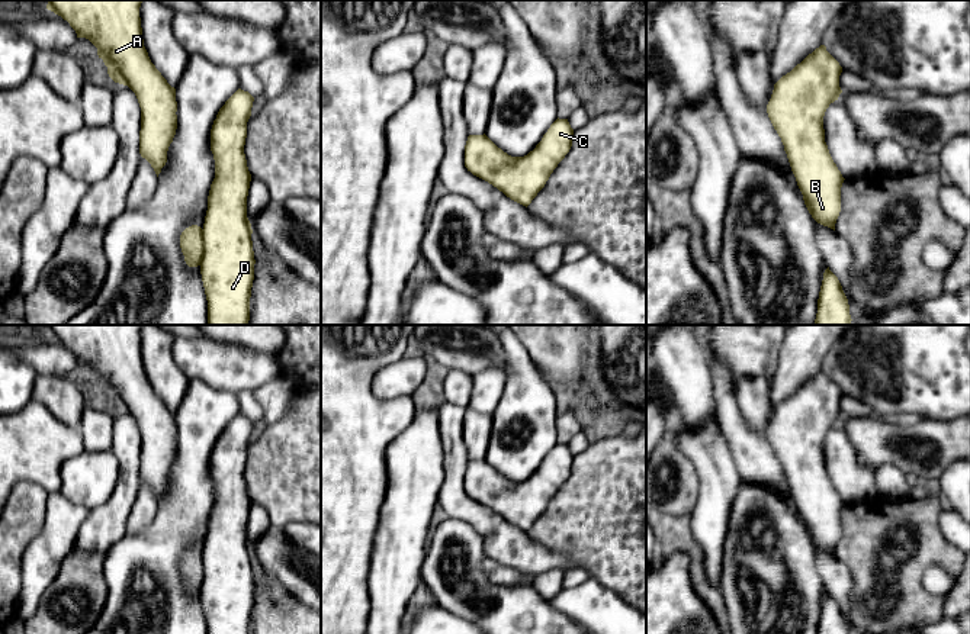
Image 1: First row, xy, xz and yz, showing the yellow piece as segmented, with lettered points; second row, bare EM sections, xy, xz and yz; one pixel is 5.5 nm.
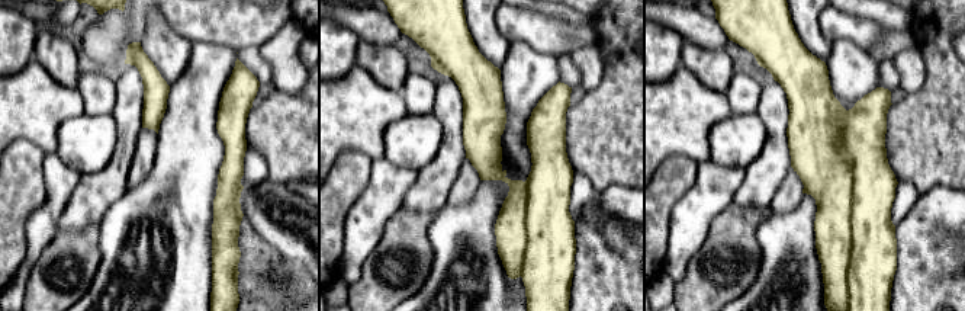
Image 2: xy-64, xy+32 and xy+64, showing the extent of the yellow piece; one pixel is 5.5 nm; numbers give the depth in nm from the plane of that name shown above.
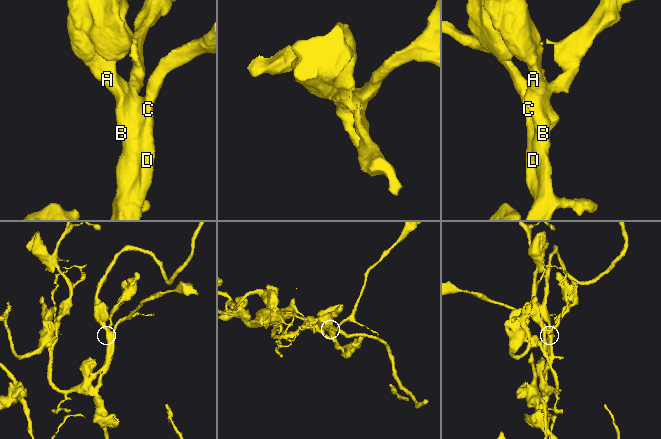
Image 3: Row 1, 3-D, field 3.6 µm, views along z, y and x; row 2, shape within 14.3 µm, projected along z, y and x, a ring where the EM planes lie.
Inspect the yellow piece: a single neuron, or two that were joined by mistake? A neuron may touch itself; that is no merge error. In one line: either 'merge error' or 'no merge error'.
no merge error

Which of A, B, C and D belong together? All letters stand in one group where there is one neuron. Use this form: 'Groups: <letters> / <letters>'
Groups: A B C D

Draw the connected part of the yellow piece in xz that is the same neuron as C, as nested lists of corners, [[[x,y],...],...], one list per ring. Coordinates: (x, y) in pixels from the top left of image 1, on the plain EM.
[[[556,444],[542,466],[524,482],[511,482],[485,458],[469,460],[465,492],[511,525],[529,531],[572,472],[574,454],[568,444]]]

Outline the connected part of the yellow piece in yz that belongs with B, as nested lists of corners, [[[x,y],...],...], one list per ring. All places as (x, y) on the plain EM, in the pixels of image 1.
[[[820,370],[774,409],[767,429],[809,538],[834,556],[845,503],[825,467],[823,441],[842,418],[841,398],[839,387]]]

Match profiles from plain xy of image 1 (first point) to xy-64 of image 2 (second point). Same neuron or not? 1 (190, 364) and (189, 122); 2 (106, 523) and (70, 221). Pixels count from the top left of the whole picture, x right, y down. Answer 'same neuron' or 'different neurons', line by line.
1: different neurons
2: same neuron

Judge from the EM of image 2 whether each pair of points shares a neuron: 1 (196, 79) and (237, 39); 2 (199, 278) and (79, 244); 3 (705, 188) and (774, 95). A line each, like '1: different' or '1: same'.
1: different
2: different
3: different

